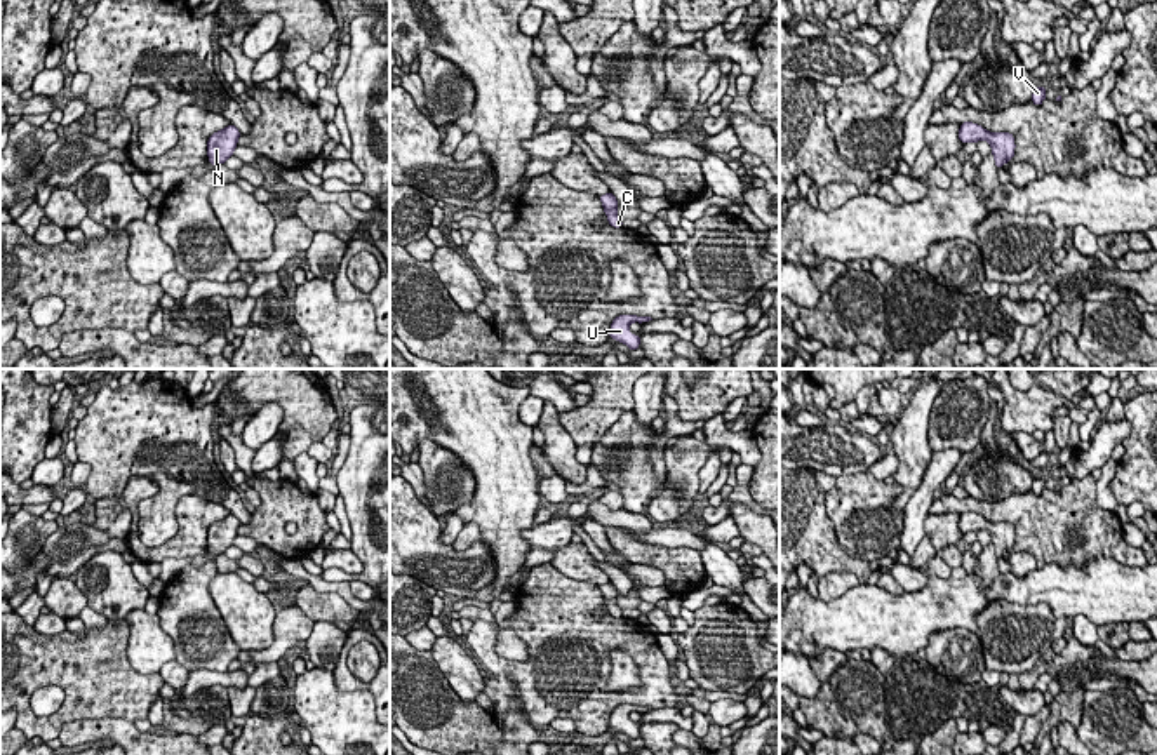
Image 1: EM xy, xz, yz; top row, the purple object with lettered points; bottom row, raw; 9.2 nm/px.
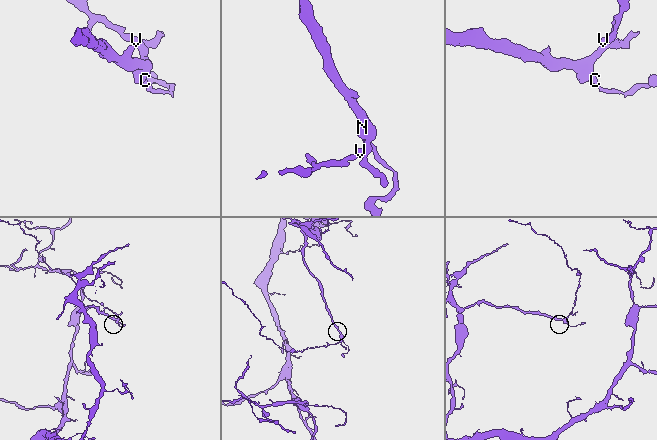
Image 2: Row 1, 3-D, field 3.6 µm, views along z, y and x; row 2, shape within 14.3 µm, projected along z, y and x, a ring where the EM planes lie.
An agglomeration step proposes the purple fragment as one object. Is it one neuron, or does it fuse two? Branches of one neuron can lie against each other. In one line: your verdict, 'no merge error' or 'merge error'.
no merge error

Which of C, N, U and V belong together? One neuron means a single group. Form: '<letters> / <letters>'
C N U V

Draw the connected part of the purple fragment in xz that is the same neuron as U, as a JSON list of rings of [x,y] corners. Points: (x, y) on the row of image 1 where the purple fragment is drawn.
[[[619,315],[612,320],[609,336],[611,336],[611,339],[628,344],[630,351],[633,351],[640,346],[640,336],[630,334],[628,327],[632,322],[644,324],[649,320],[652,320],[652,318],[651,317],[637,317],[637,315]]]

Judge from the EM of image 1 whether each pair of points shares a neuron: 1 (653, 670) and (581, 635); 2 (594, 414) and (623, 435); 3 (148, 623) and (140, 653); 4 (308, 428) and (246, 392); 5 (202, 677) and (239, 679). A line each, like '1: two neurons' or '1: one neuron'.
1: one neuron
2: two neurons
3: one neuron
4: one neuron
5: one neuron

